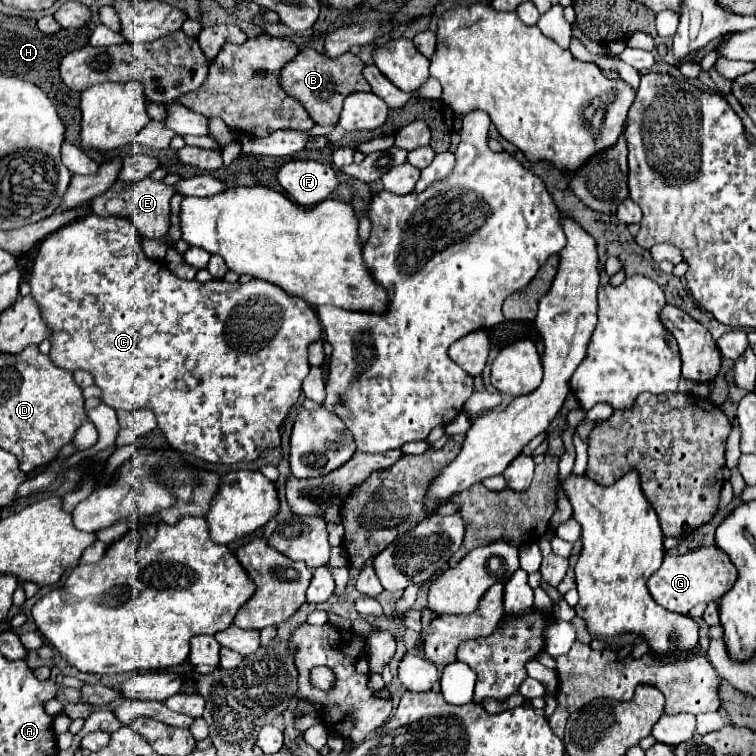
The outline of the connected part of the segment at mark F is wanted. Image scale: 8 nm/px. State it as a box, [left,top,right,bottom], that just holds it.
[277,161,339,207]

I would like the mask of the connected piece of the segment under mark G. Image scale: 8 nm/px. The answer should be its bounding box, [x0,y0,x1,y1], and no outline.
[647,545,735,615]

